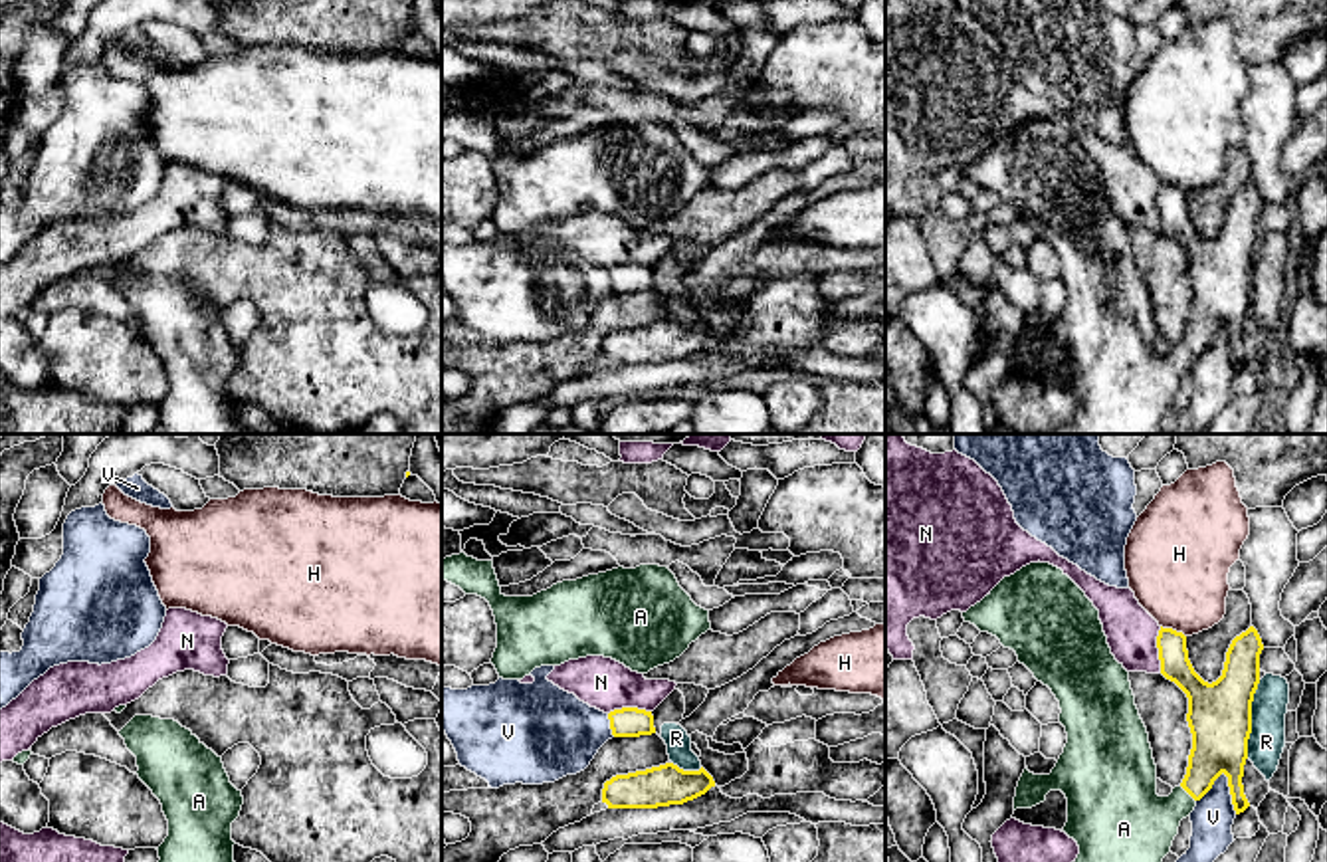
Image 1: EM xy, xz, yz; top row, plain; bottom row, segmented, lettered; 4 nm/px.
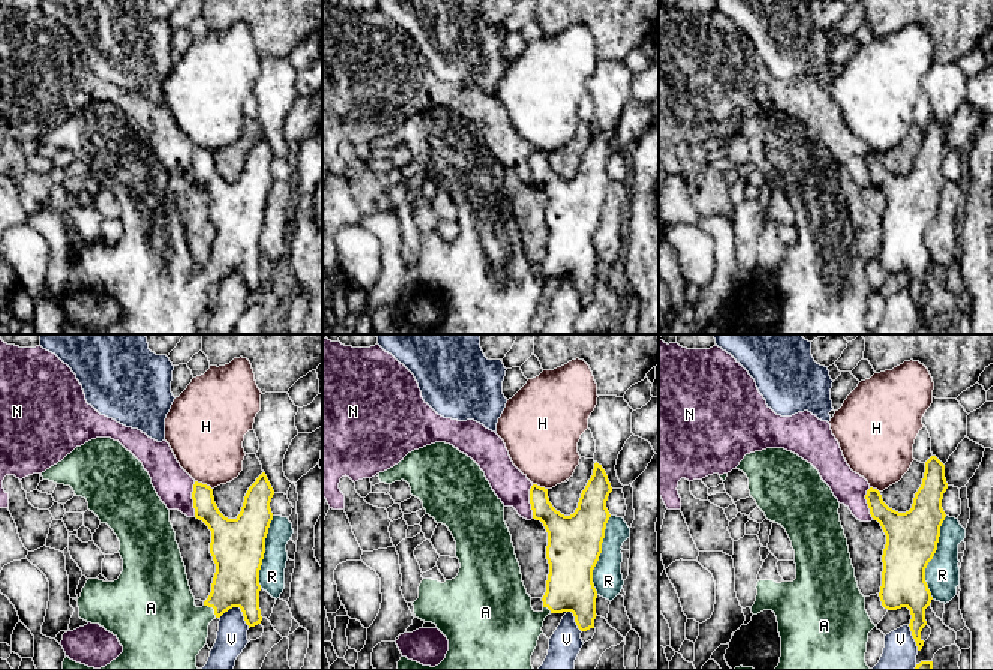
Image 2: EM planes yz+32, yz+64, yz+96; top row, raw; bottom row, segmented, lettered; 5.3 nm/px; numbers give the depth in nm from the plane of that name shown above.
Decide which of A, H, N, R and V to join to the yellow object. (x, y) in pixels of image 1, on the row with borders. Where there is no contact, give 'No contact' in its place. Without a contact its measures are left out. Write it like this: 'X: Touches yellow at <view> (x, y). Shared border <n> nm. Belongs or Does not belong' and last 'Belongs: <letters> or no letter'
A: Touches yellow at yz (1187, 791). Shared border 100 nm. Belongs
H: Touches yellow at yz (1173, 631). Shared border 120 nm. Does not belong
N: Touches yellow at yz (1159, 650). Shared border 190 nm. Does not belong
R: Touches yellow at yz (1250, 720). Shared border 320 nm. Does not belong
V: Touches yellow at yz (1230, 793). Shared border 190 nm. Does not belong
Belongs: A

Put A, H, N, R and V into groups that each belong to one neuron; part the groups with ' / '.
A / H / N / R / V

